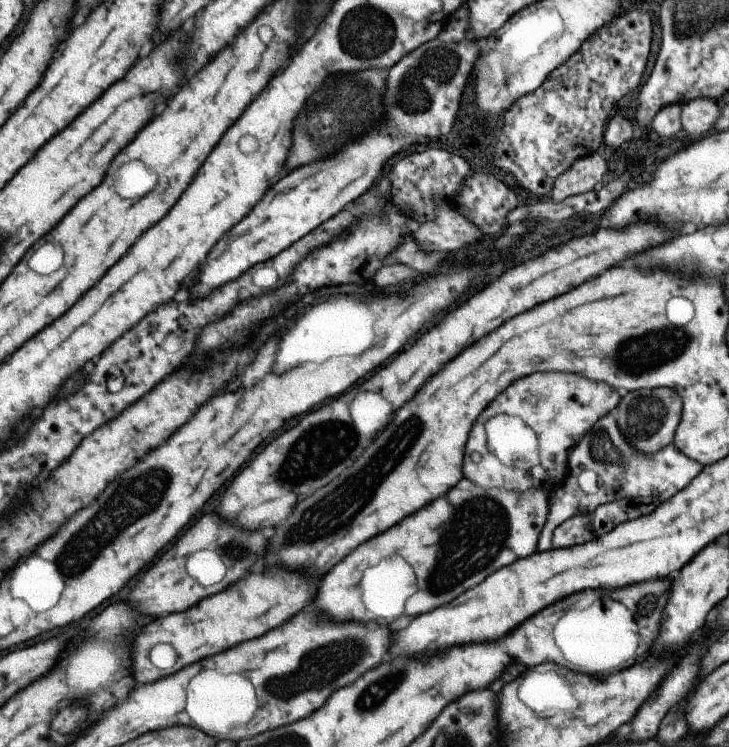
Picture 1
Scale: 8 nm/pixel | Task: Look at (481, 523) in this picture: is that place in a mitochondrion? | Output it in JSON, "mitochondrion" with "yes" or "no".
{"mitochondrion":"yes"}

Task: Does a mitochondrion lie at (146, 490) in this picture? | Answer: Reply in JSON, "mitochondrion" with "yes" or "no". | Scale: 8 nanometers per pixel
{"mitochondrion":"yes"}

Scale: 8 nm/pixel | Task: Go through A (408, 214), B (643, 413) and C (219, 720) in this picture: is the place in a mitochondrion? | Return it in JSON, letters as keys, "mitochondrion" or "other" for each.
{"A":"other","B":"mitochondrion","C":"other"}

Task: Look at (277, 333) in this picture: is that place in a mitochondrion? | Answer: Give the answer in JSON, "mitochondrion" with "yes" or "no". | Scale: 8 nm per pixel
{"mitochondrion":"no"}

